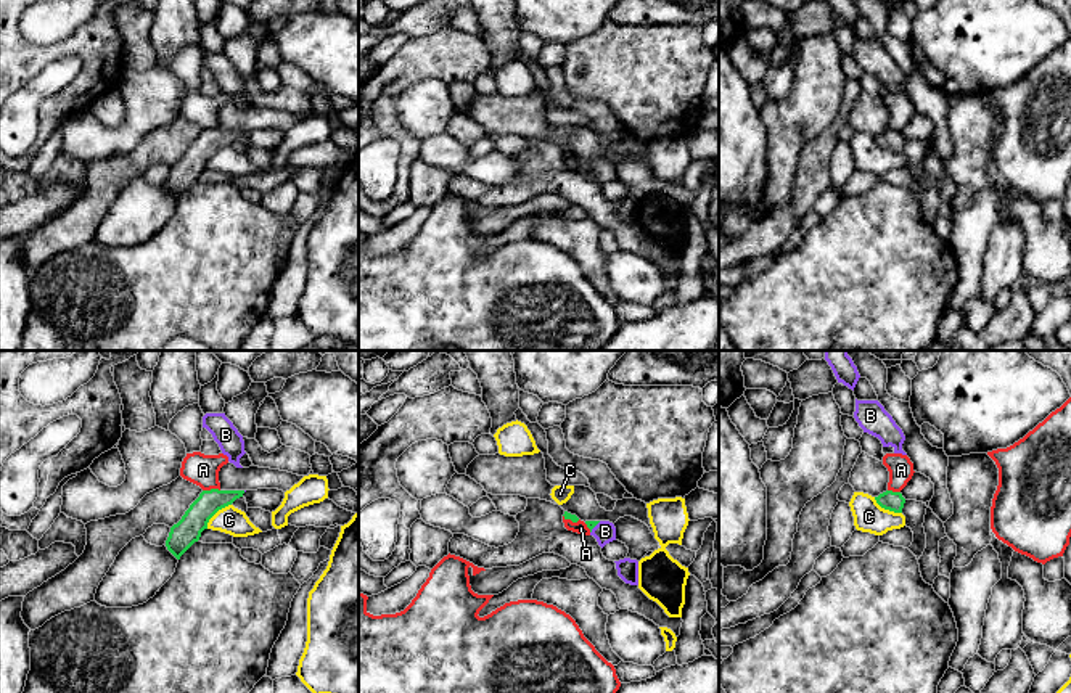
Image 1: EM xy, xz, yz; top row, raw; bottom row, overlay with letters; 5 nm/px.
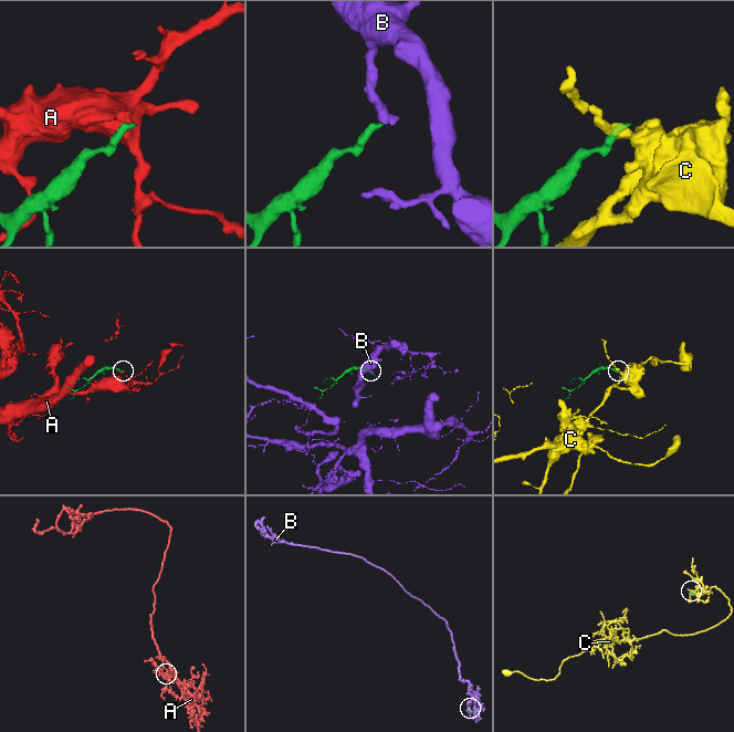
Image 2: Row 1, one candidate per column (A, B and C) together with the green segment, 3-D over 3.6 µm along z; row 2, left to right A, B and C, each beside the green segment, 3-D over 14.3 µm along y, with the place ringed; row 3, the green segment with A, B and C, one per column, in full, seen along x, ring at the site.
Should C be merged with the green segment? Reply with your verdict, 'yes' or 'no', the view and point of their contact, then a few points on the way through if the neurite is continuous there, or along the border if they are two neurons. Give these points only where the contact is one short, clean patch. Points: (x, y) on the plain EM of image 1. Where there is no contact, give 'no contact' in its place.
no; contact xy (216, 151); border xy (230, 143), (222, 147), (206, 168)

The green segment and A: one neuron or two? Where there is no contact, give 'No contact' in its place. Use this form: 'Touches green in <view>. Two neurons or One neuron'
Touches green in xy. Two neurons

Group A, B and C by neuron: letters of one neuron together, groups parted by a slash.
A / B / C

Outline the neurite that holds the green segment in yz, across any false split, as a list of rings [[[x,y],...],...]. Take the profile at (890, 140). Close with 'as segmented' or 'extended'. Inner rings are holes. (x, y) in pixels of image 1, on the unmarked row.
[[[886,130],[883,133],[880,133],[878,137],[875,137],[876,143],[889,151],[894,153],[902,153],[905,138],[902,137],[901,132],[892,132],[892,130]]]; as segmented

